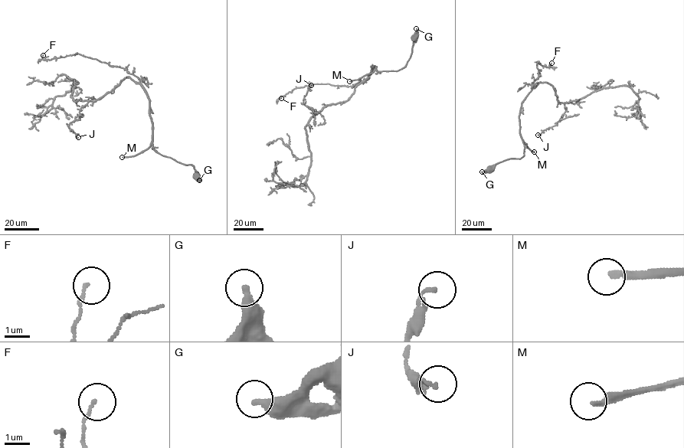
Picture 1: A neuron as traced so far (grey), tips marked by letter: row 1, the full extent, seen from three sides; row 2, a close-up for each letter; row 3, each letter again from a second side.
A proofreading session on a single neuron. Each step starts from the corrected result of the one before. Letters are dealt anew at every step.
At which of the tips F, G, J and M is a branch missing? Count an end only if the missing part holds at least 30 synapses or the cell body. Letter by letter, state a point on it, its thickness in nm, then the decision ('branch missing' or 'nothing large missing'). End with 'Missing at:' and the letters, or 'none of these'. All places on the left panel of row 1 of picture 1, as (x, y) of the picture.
F: (43, 55) | 110 nm | nothing large missing
G: (199, 180) | 340 nm | nothing large missing
J: (78, 137) | 140 nm | nothing large missing
M: (122, 157) | 260 nm | branch missing
Missing at: M

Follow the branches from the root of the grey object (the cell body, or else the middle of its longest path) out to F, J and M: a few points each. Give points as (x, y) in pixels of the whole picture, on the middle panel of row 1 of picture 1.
F: (415, 37), (410, 58), (397, 70), (378, 71), (374, 66), (364, 81), (353, 85), (313, 84), (281, 98)
J: (415, 37), (404, 67), (378, 71), (374, 66), (347, 100), (313, 112), (303, 103), (311, 85)
M: (415, 37), (411, 55), (404, 67), (396, 71), (378, 71), (375, 69), (349, 81)

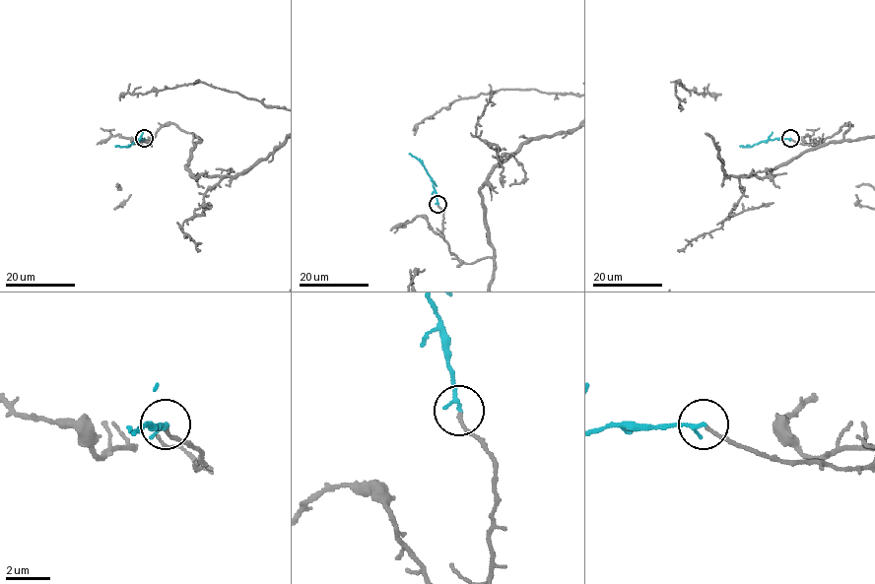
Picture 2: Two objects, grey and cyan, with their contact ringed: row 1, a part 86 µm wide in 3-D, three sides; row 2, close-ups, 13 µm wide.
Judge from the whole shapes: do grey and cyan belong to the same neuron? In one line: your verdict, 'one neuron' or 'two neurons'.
one neuron

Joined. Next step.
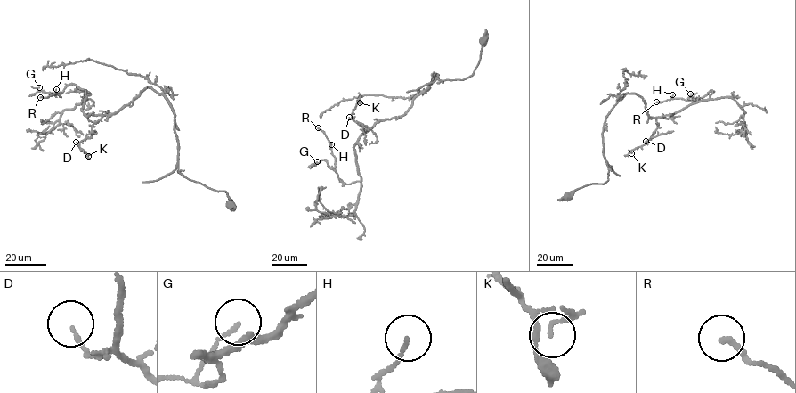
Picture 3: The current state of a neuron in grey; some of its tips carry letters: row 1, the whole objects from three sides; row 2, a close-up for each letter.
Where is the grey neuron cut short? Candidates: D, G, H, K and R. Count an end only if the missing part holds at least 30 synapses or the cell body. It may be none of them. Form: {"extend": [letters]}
{"extend": []}

